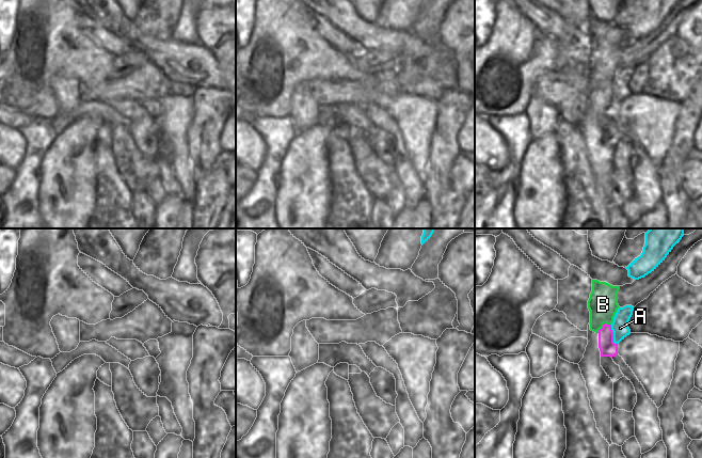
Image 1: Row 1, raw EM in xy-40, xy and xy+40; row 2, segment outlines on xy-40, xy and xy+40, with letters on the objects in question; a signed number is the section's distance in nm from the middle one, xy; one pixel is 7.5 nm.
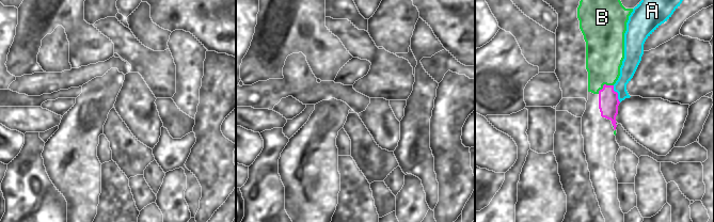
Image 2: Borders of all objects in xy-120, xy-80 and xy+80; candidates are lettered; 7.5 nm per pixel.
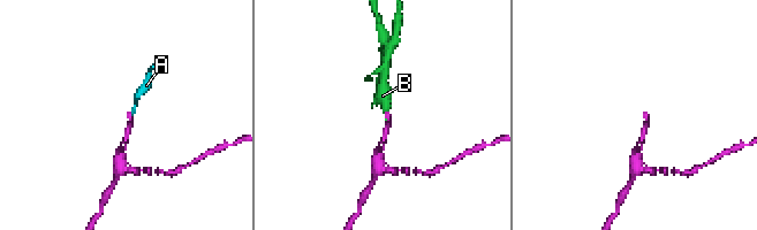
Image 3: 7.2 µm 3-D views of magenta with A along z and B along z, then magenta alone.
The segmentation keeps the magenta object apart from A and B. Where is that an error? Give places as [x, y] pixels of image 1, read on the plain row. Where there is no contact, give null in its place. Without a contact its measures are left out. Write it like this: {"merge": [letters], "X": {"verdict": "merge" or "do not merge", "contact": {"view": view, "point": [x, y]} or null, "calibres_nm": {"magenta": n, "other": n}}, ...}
{"merge": ["A"], "A": {"verdict": "merge", "contact": {"view": "xy+40", "point": [612, 96]}, "calibres_nm": {"magenta": 120, "other": 130}}, "B": {"verdict": "do not merge", "contact": {"view": "xy+40", "point": [603, 85]}, "calibres_nm": {"magenta": 120, "other": 220}}}

